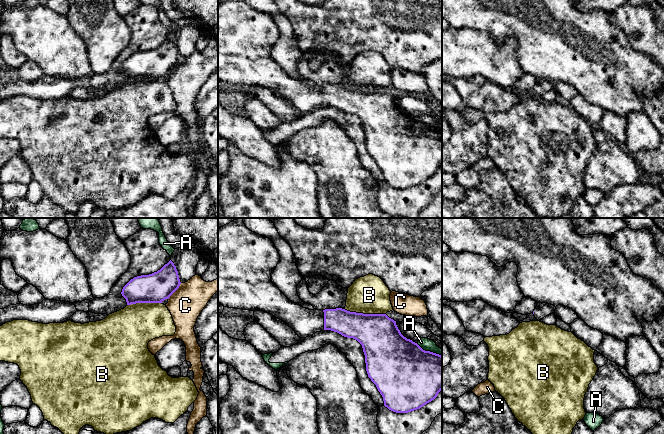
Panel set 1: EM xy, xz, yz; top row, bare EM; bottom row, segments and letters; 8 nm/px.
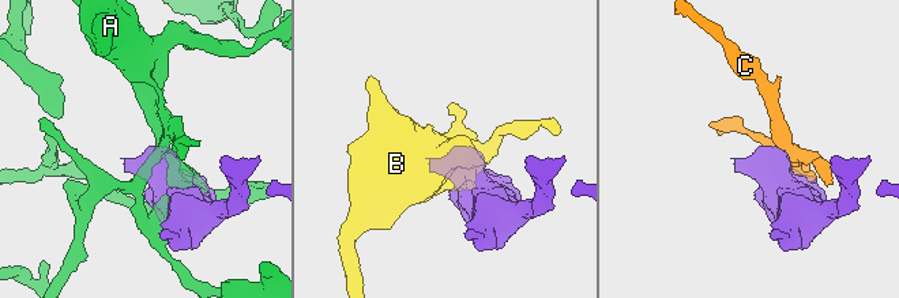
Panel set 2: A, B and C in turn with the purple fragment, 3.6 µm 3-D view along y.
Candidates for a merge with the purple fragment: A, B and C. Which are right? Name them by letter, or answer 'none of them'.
none of them

